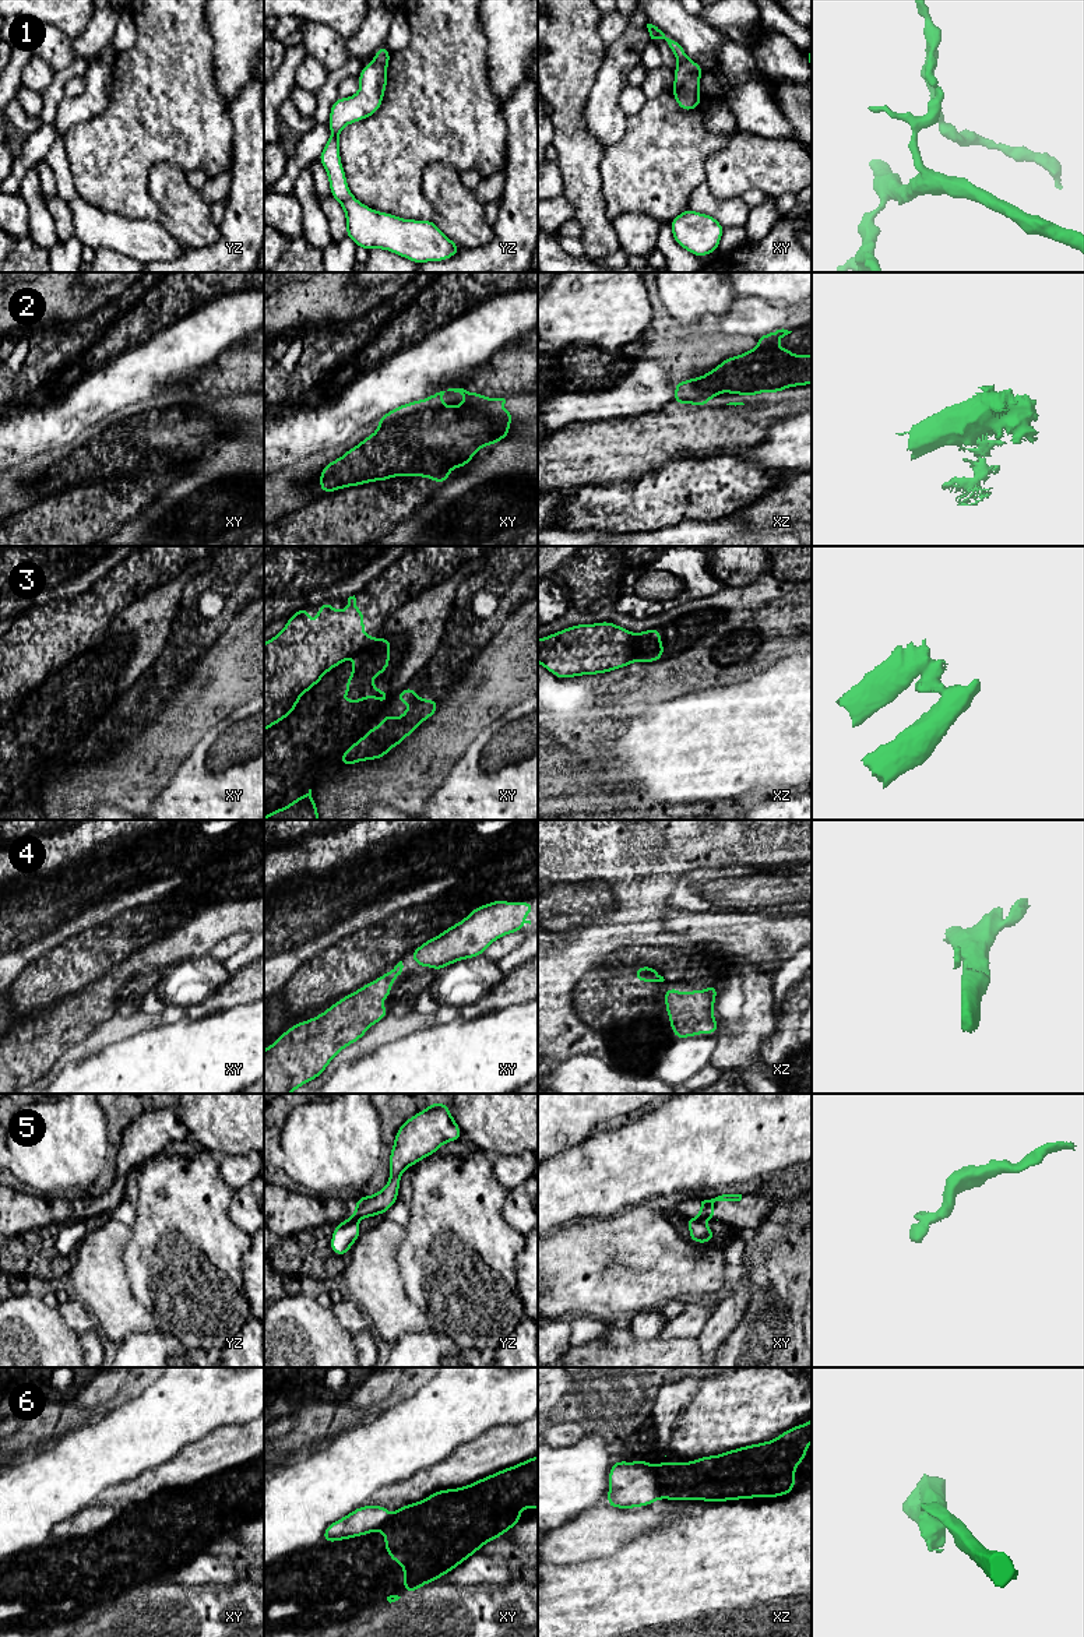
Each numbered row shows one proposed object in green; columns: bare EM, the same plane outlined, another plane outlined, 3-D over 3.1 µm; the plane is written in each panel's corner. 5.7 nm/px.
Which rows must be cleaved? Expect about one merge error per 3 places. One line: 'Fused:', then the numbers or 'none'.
Fused: 1, 3, 5, 6

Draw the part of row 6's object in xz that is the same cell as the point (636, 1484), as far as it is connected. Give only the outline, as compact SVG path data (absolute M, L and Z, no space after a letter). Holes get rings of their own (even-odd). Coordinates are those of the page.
M615 1461L609 1471L609 1492L605 1506L633 1508L659 1499L659 1478L650 1461Z

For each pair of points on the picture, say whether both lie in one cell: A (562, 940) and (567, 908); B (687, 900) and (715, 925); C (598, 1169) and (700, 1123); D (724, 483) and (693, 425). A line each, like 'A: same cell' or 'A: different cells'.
A: different cells
B: different cells
C: same cell
D: different cells

